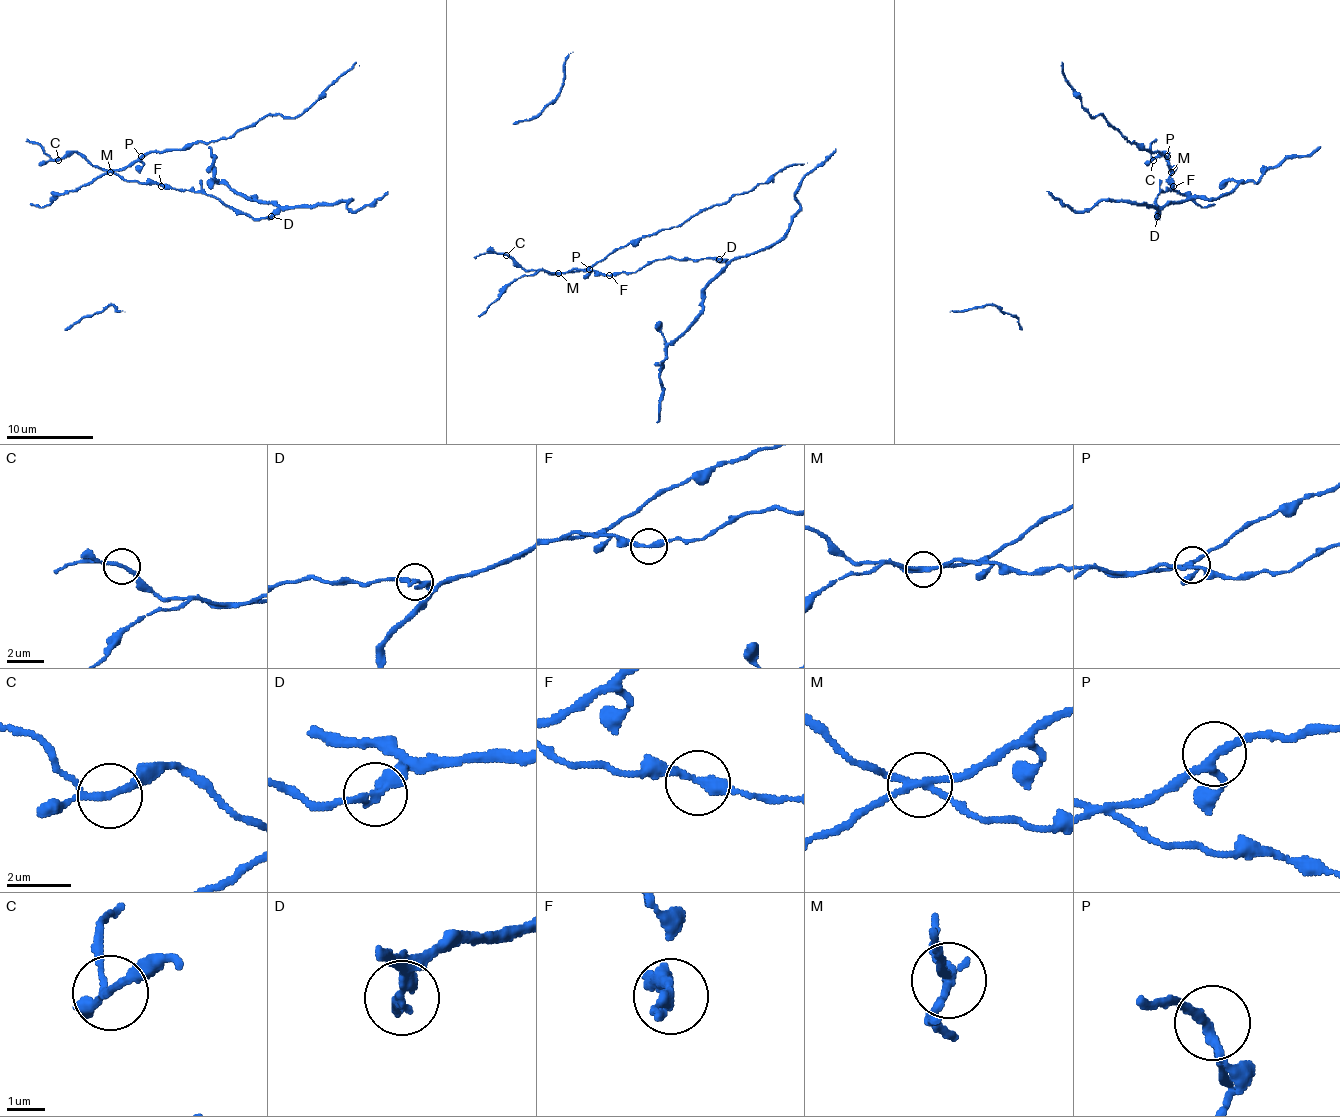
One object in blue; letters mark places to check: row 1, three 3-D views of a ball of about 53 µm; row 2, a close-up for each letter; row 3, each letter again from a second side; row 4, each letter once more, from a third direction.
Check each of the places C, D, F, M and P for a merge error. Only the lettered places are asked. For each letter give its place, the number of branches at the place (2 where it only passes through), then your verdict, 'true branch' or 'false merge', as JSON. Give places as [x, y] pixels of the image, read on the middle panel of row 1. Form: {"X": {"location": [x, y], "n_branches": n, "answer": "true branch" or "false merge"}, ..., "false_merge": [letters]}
{"C": {"location": [506, 255], "n_branches": 3, "answer": "true branch"}, "D": {"location": [719, 259], "n_branches": 2, "answer": "false merge"}, "F": {"location": [609, 275], "n_branches": 2, "answer": "true branch"}, "M": {"location": [558, 273], "n_branches": 4, "answer": "false merge"}, "P": {"location": [589, 269], "n_branches": 3, "answer": "true branch"}, "false_merge": ["D", "M"]}

